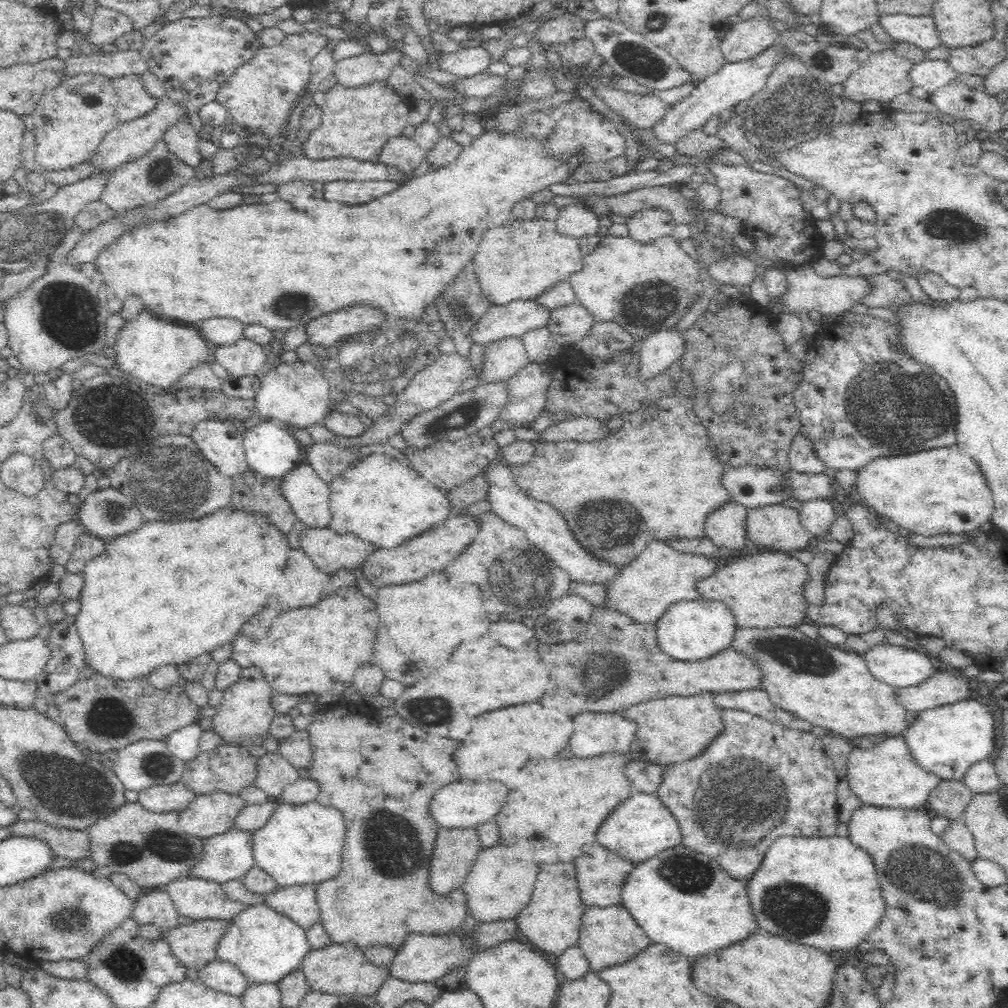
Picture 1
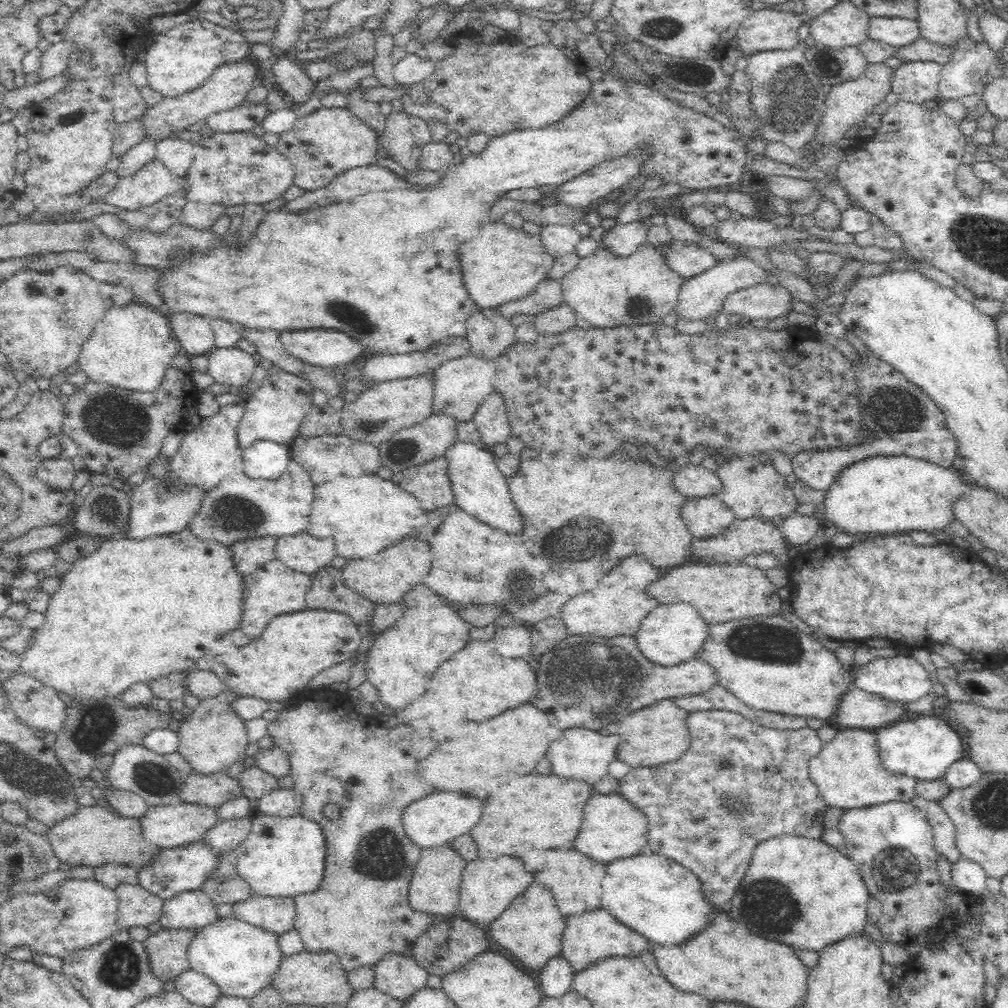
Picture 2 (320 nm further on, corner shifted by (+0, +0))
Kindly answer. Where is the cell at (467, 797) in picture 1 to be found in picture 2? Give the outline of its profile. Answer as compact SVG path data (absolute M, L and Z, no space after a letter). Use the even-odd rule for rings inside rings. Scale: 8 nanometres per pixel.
M435 791L430 796L410 804L404 812L403 823L408 830L406 834L416 841L416 844L422 848L435 847L452 843L458 836L470 833L482 818L482 814L484 814L484 800L478 800L478 796L468 796L462 792Z

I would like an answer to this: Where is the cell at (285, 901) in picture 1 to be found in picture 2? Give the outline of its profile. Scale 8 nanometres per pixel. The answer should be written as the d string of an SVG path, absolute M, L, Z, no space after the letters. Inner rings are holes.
M254 894L246 900L232 904L233 916L250 924L284 934L294 929L296 903L293 896L264 896Z

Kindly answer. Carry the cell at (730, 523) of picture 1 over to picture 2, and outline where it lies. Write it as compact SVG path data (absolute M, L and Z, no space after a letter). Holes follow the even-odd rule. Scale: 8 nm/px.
M690 495L683 504L681 516L694 539L715 538L737 520L732 509L718 495Z

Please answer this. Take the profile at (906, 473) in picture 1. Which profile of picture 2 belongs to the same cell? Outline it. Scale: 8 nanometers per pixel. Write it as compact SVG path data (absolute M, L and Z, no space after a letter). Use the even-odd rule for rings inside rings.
M906 455L873 456L858 460L843 470L836 478L835 483L825 492L820 512L826 515L838 531L858 536L862 534L894 534L922 531L936 534L956 519L955 508L962 496L972 494L972 484L968 483L957 463L949 467L941 467L920 457Z

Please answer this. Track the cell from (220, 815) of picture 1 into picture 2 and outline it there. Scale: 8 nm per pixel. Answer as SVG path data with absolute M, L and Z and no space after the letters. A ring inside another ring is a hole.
M181 803L176 805L150 806L148 812L138 819L144 825L144 837L162 845L164 849L169 849L202 841L204 834L219 823L220 815L218 815L217 807L212 807L208 804Z

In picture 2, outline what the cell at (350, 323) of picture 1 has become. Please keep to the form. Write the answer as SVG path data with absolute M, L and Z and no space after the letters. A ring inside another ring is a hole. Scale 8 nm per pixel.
M332 328L281 331L280 340L300 360L328 368L352 363L364 349L360 339Z

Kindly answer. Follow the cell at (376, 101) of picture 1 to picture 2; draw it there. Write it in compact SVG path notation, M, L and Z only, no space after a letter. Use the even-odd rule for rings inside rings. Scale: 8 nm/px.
M321 107L316 112L299 118L292 128L280 134L279 143L276 144L275 149L294 167L293 185L306 191L312 191L326 187L326 184L332 183L337 175L351 170L351 168L375 164L376 155L380 149L380 136L380 132L366 124L348 108Z

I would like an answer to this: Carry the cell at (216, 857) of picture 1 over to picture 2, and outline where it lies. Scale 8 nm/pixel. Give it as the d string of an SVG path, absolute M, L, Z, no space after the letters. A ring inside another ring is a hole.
M203 841L164 849L156 864L138 870L138 884L162 899L172 898L182 891L198 890L218 870L223 853Z

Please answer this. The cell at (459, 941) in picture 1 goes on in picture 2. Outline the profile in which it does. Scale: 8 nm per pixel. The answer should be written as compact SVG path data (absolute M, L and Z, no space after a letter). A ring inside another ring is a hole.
M391 952L376 964L376 980L374 980L374 985L398 1000L407 1000L416 992L419 992L421 988L427 986L428 976L428 969L418 964L414 955Z

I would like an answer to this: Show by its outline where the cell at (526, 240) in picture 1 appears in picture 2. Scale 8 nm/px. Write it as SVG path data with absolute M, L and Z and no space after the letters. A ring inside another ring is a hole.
M502 220L491 221L480 228L480 232L460 246L460 269L464 286L472 300L482 308L494 308L511 300L518 300L530 294L542 282L554 266L556 257L546 247L539 234L531 233L523 227L510 227Z

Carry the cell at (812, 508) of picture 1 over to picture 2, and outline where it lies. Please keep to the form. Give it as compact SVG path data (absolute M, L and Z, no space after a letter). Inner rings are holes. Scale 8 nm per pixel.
M819 512L812 516L793 513L784 518L781 528L790 545L794 548L804 548L816 536L816 532L824 527L822 522L824 520L819 517Z

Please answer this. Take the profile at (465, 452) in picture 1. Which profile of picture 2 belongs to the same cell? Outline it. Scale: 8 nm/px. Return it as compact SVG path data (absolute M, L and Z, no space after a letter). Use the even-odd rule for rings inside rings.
M448 455L413 465L393 473L396 484L420 500L422 507L433 512L456 501L448 475Z

